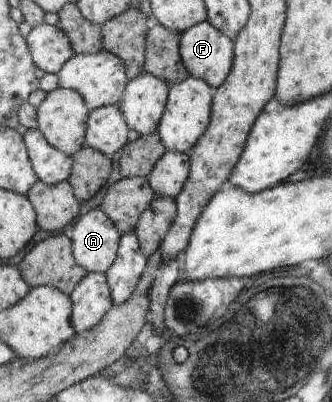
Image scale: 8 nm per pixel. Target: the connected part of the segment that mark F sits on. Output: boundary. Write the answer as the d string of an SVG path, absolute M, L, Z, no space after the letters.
M208 19L183 31L179 48L182 63L184 63L184 67L186 67L190 76L204 79L213 90L226 81L234 59L233 40L226 37L222 31L218 31L213 25L210 25Z

